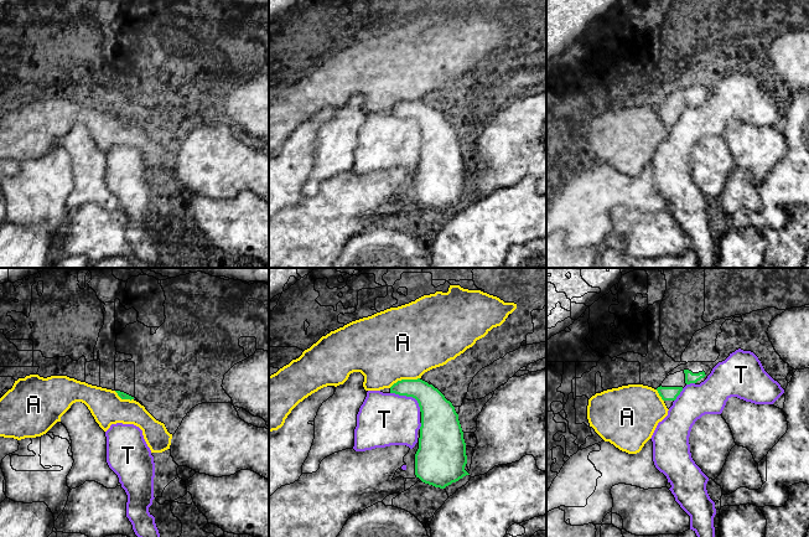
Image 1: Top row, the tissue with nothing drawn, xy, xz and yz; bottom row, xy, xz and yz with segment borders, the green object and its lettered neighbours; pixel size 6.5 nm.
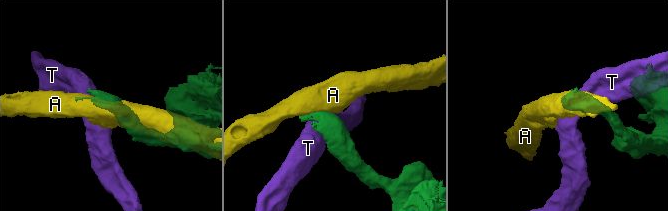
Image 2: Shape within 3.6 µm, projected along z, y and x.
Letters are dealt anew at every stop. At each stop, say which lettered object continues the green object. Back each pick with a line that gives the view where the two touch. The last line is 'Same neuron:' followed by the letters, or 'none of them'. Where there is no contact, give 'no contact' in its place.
Same neuron: none of them

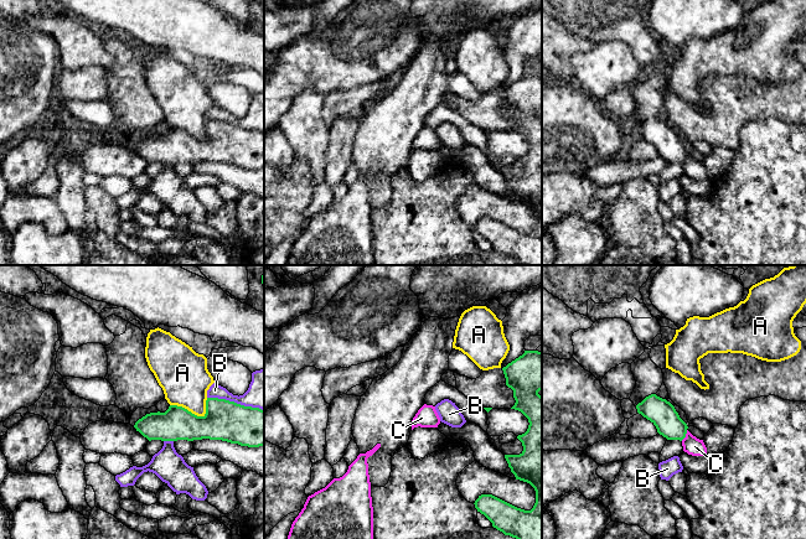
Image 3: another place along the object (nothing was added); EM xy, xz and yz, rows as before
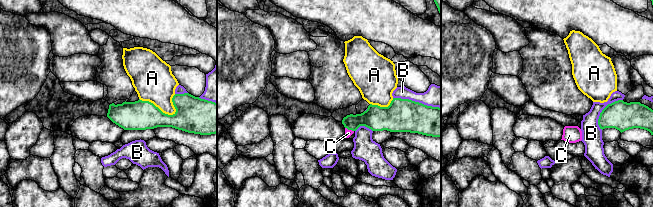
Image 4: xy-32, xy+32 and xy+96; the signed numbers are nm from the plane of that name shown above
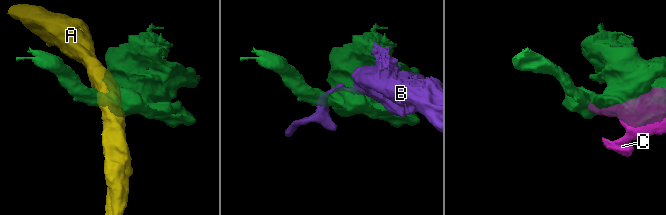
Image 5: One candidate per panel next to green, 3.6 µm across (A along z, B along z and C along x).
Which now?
Same neuron: none of them

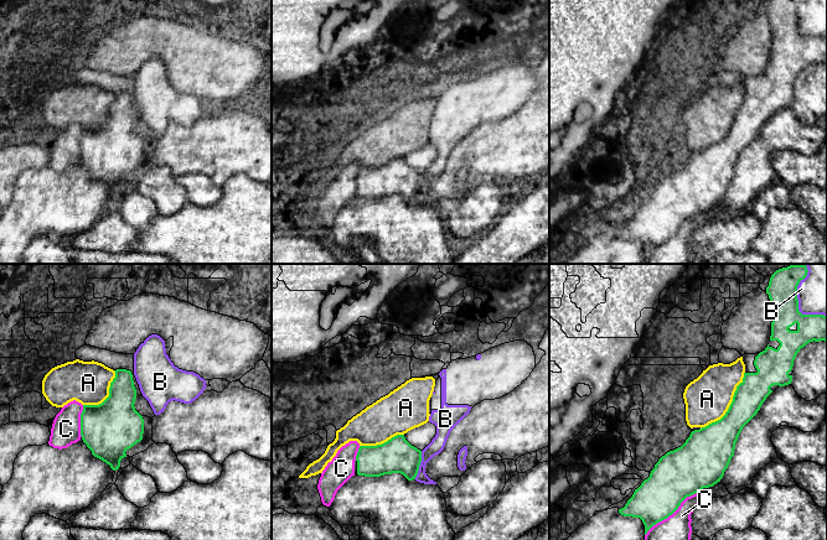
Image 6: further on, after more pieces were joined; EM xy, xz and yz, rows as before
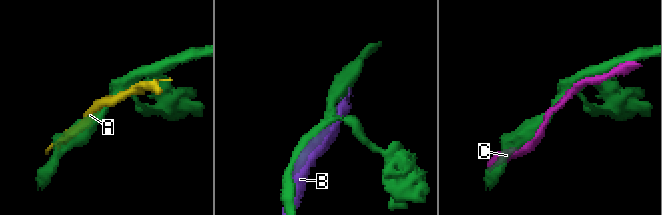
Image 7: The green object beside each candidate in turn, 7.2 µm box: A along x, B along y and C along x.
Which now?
Same neuron: none of them

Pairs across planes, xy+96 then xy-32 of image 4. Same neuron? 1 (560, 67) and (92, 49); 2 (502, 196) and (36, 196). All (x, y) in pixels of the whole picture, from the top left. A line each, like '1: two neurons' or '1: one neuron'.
1: two neurons
2: one neuron

